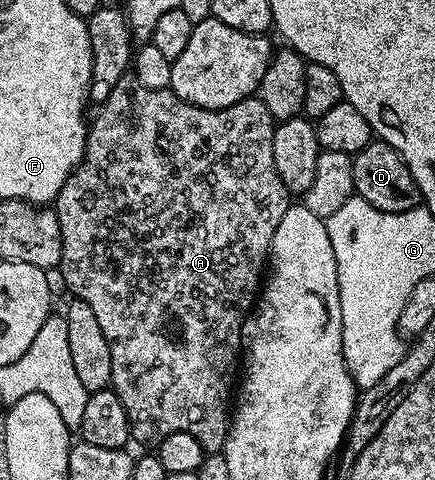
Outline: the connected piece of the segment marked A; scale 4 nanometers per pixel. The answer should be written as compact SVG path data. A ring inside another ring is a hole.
M127 74L120 82L116 82L116 86L112 86L108 98L97 105L98 113L92 116L88 124L86 151L82 154L82 161L69 178L61 183L56 211L62 235L60 267L64 282L77 299L86 300L88 306L92 306L100 322L100 330L104 330L104 338L108 338L112 354L110 383L120 402L124 402L135 441L154 442L173 432L187 432L201 442L207 453L219 451L225 445L232 419L232 393L236 388L236 373L240 368L240 353L244 348L242 325L259 295L260 281L264 276L264 265L270 254L270 243L276 234L276 226L280 226L280 218L284 218L286 209L292 204L291 193L287 192L280 174L276 174L276 162L272 158L276 121L262 100L255 99L253 104L254 108L198 108L194 104L186 104L169 88L145 89L133 75Z

